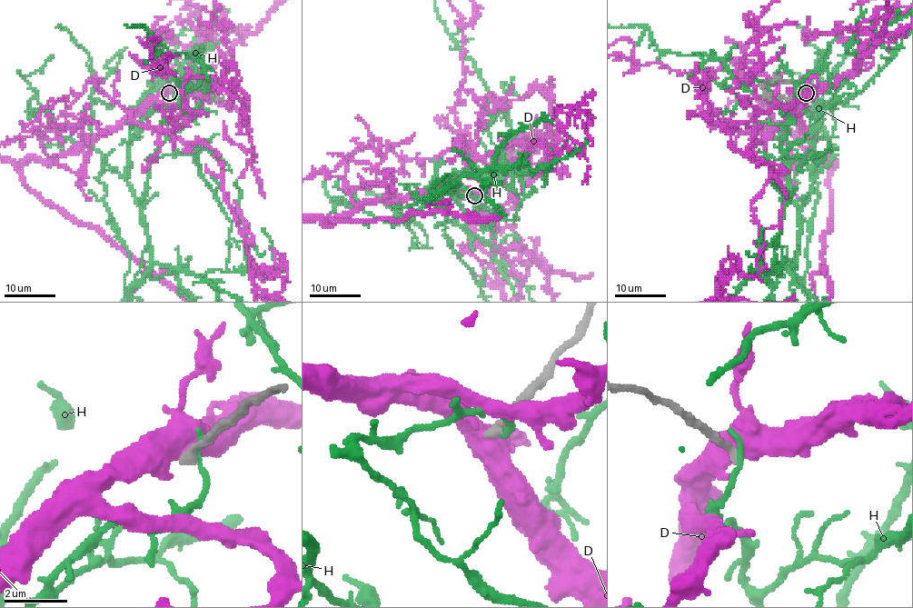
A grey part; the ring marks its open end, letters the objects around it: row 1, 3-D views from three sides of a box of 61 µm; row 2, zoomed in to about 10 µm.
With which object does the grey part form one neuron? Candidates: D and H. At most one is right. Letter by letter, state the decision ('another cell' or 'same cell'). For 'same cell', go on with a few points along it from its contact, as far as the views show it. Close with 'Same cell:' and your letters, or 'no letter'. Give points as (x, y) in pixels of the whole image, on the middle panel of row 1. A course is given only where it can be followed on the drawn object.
D: another cell
H: another cell
Same cell: no letter

